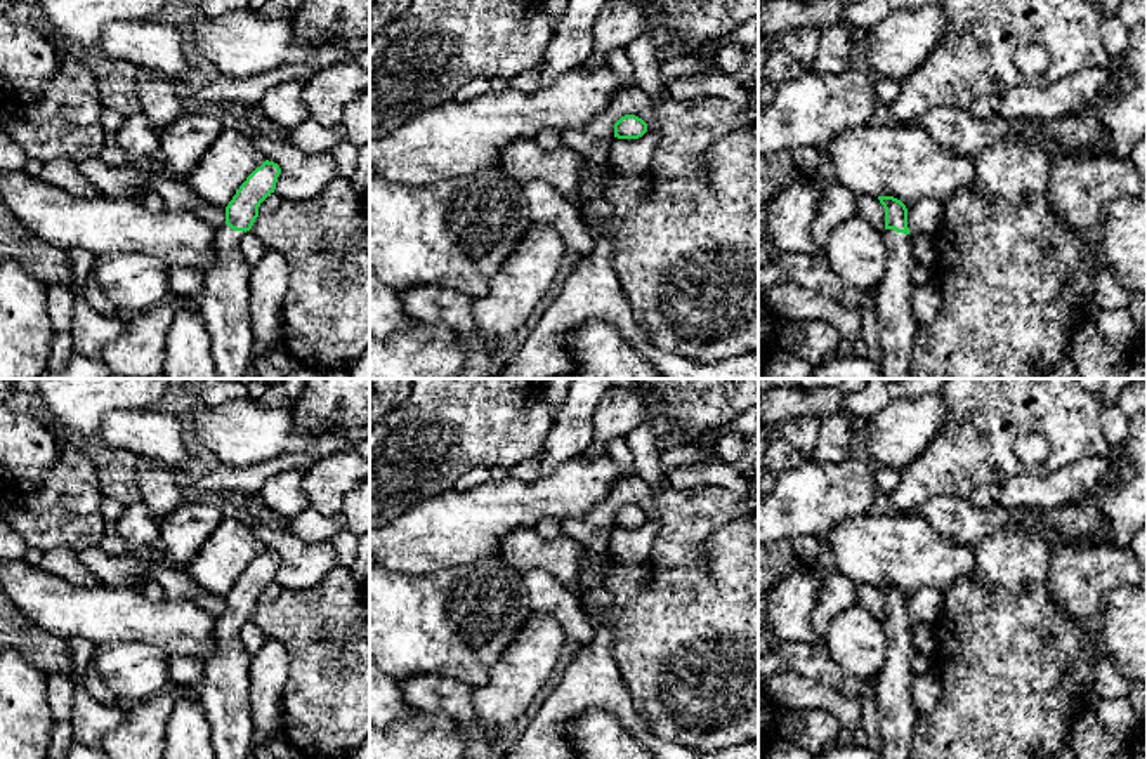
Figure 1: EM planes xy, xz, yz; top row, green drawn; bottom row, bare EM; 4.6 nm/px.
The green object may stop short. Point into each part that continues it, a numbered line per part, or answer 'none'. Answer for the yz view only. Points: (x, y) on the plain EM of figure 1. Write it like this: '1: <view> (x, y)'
1: yz (897, 718)

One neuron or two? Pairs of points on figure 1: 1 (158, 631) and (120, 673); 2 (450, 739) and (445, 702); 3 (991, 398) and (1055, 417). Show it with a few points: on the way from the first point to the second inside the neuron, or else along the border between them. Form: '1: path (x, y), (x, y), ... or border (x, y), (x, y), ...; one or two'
1: border (104, 645), (148, 643), (169, 655); two
2: border (415, 709), (441, 712), (460, 728); two
3: path (1007, 398), (1014, 398), (1024, 409), (1040, 409); one

